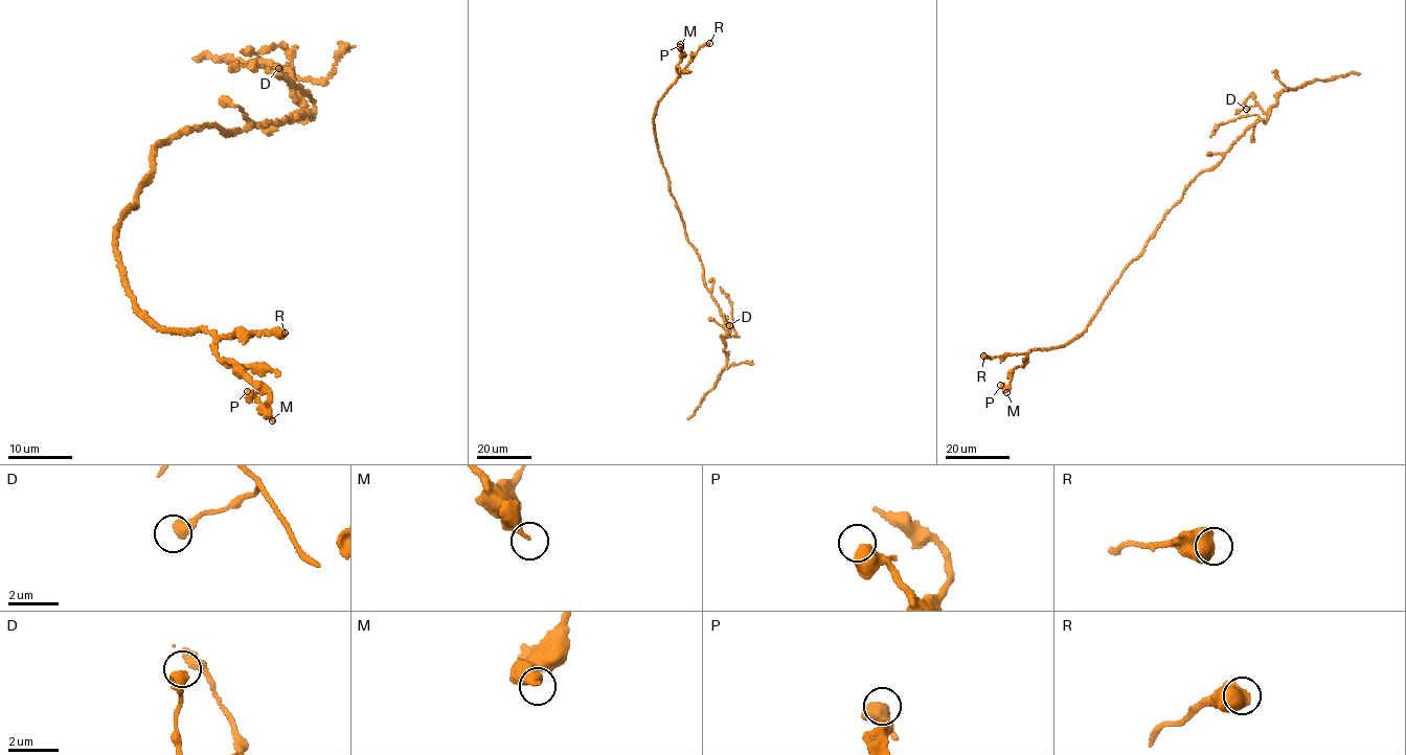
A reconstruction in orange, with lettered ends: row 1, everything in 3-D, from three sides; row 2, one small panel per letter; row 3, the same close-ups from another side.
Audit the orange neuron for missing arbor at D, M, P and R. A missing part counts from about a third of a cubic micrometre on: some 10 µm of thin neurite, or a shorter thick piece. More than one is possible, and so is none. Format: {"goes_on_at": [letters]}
{"goes_on_at": []}

